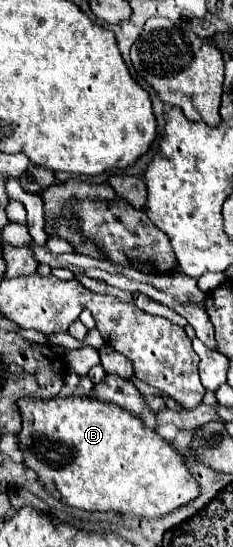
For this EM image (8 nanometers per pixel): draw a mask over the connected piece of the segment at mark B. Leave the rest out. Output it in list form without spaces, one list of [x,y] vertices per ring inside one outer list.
[[[27,397],[19,403],[23,429],[17,435],[19,447],[25,455],[25,465],[37,471],[39,481],[59,501],[85,511],[117,511],[139,517],[163,517],[181,505],[199,497],[199,485],[187,467],[187,459],[175,451],[155,429],[147,427],[139,417],[121,409],[115,403],[105,403],[93,397],[55,397],[37,399]]]

